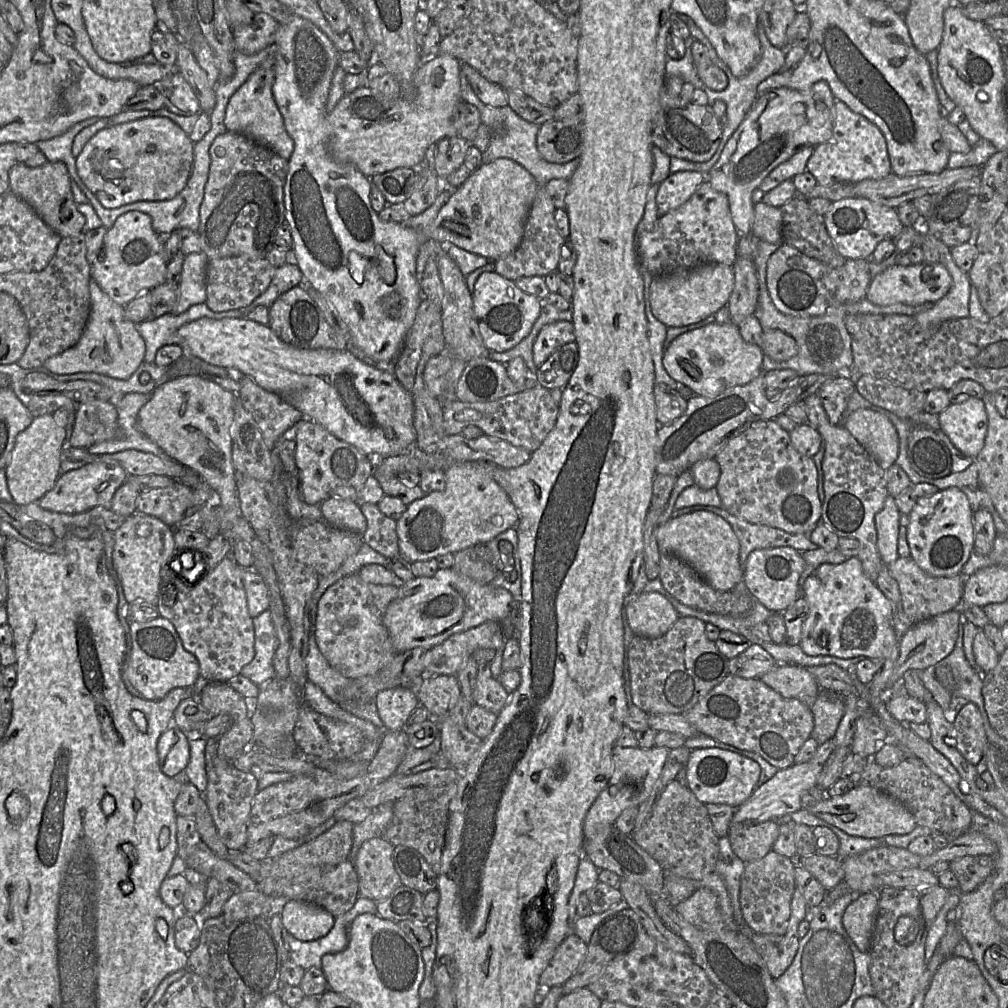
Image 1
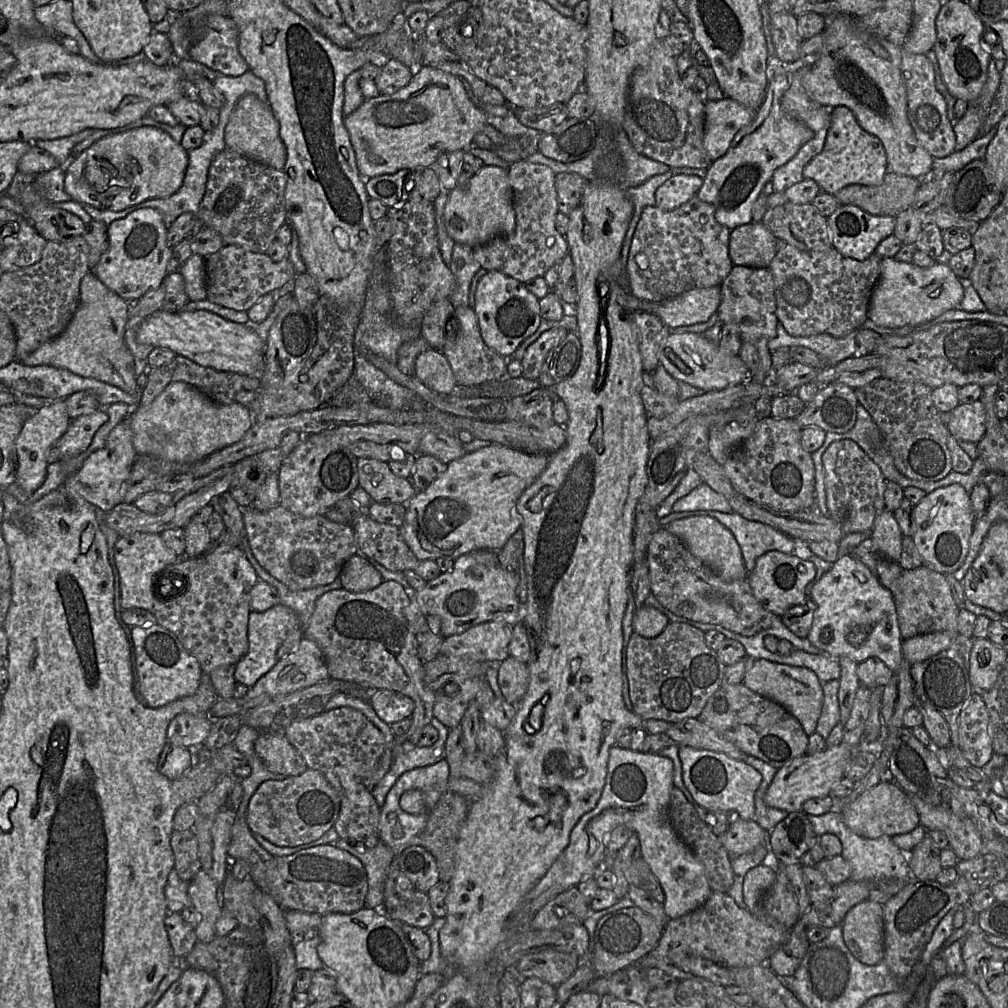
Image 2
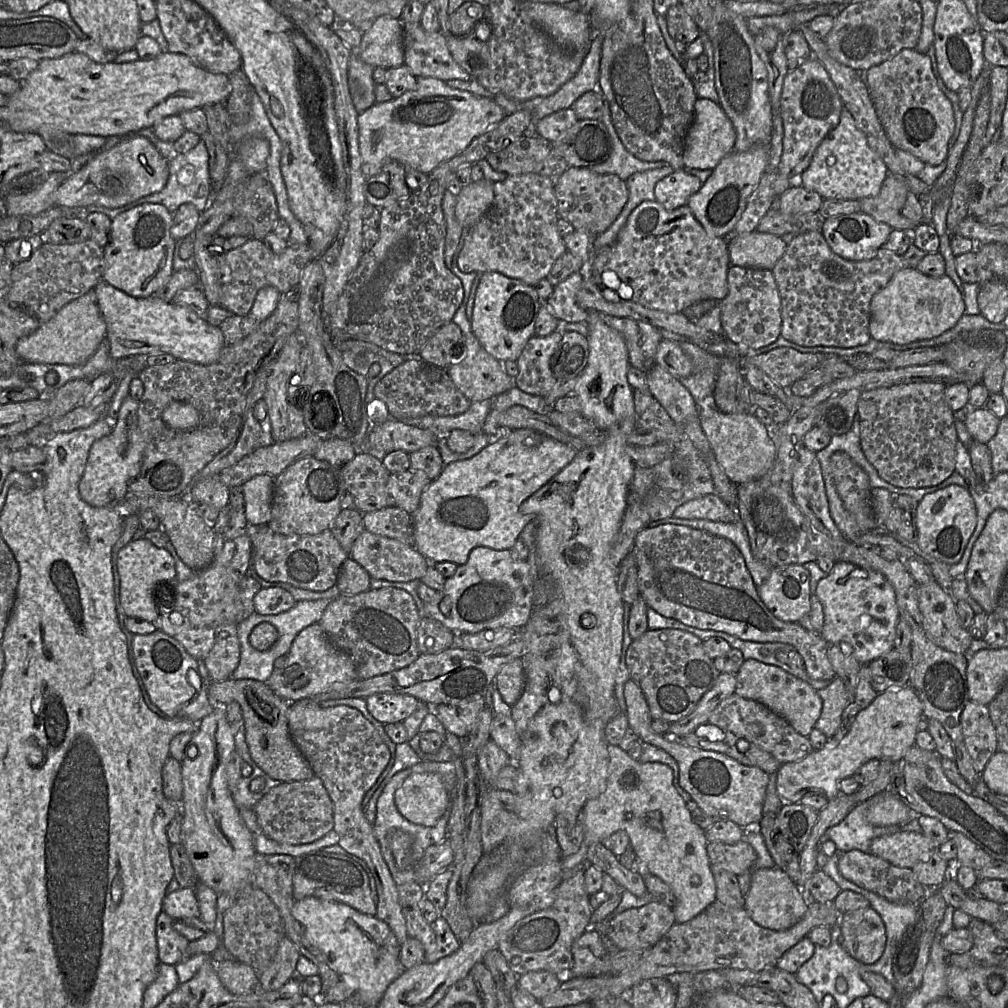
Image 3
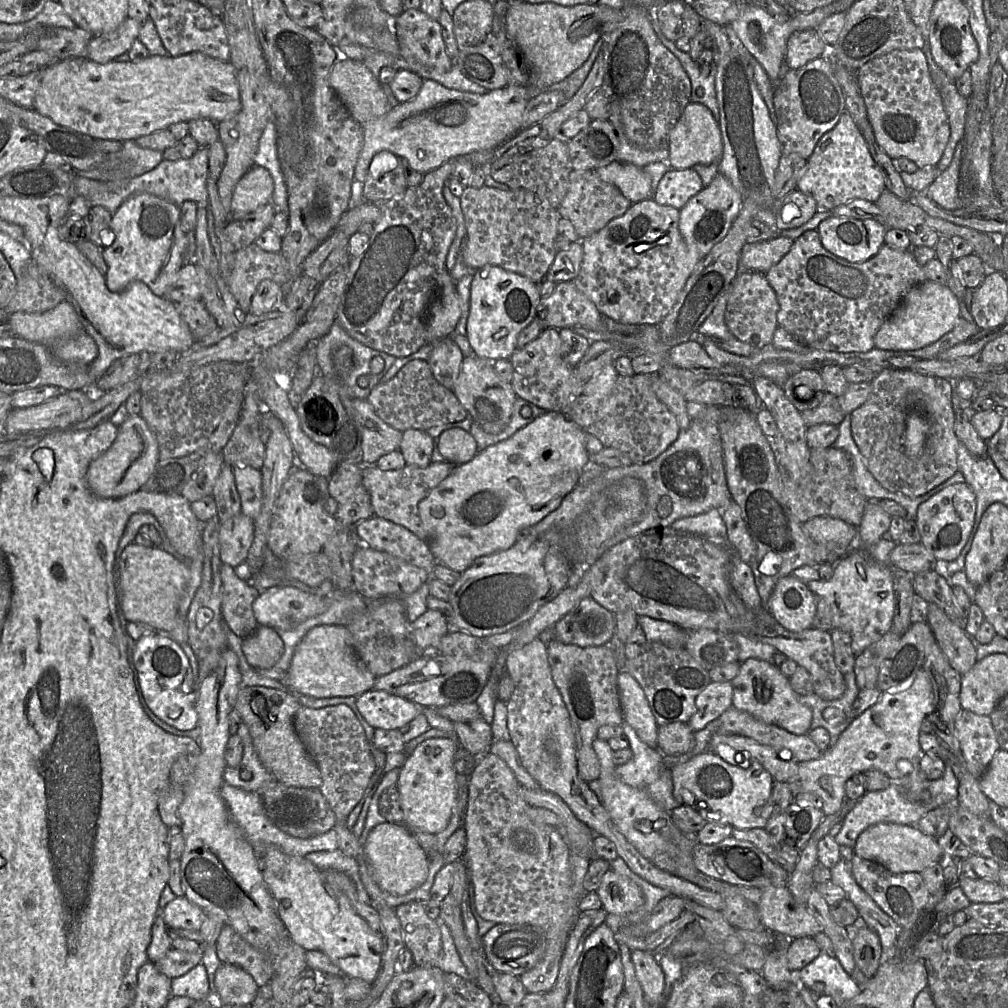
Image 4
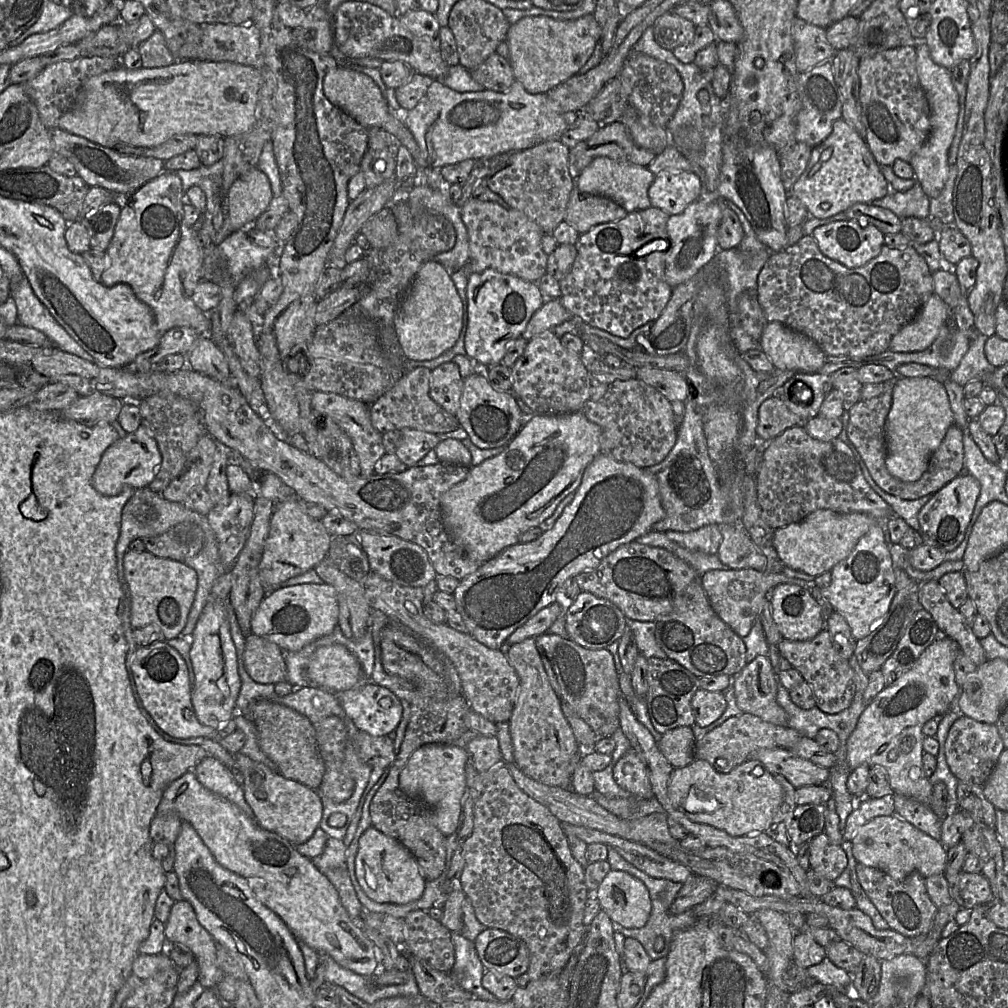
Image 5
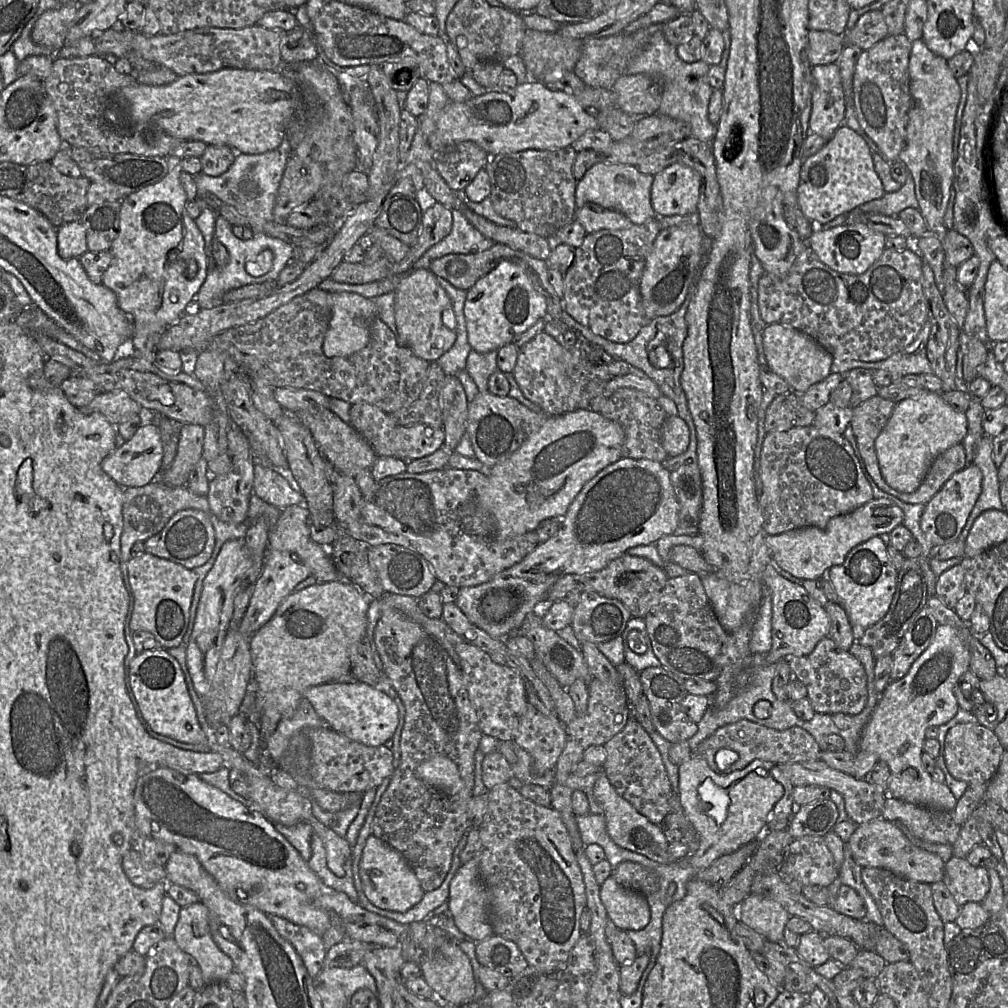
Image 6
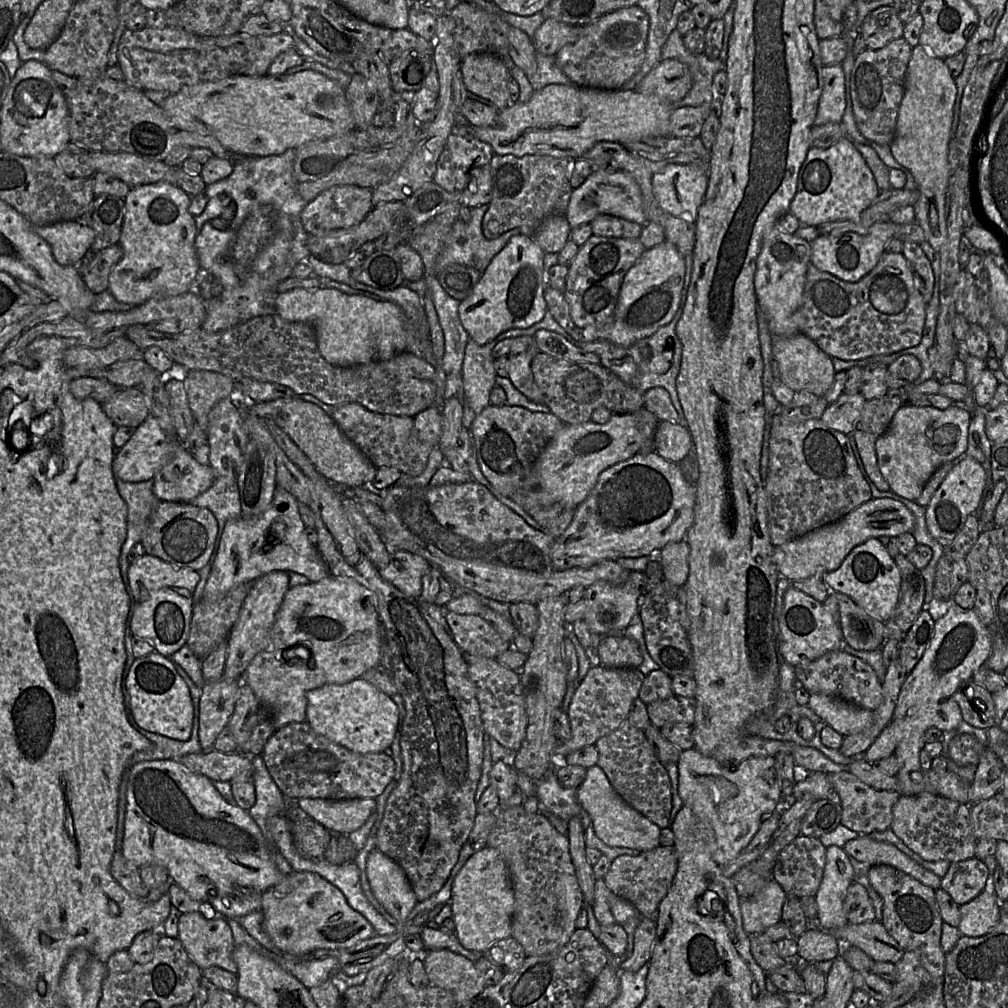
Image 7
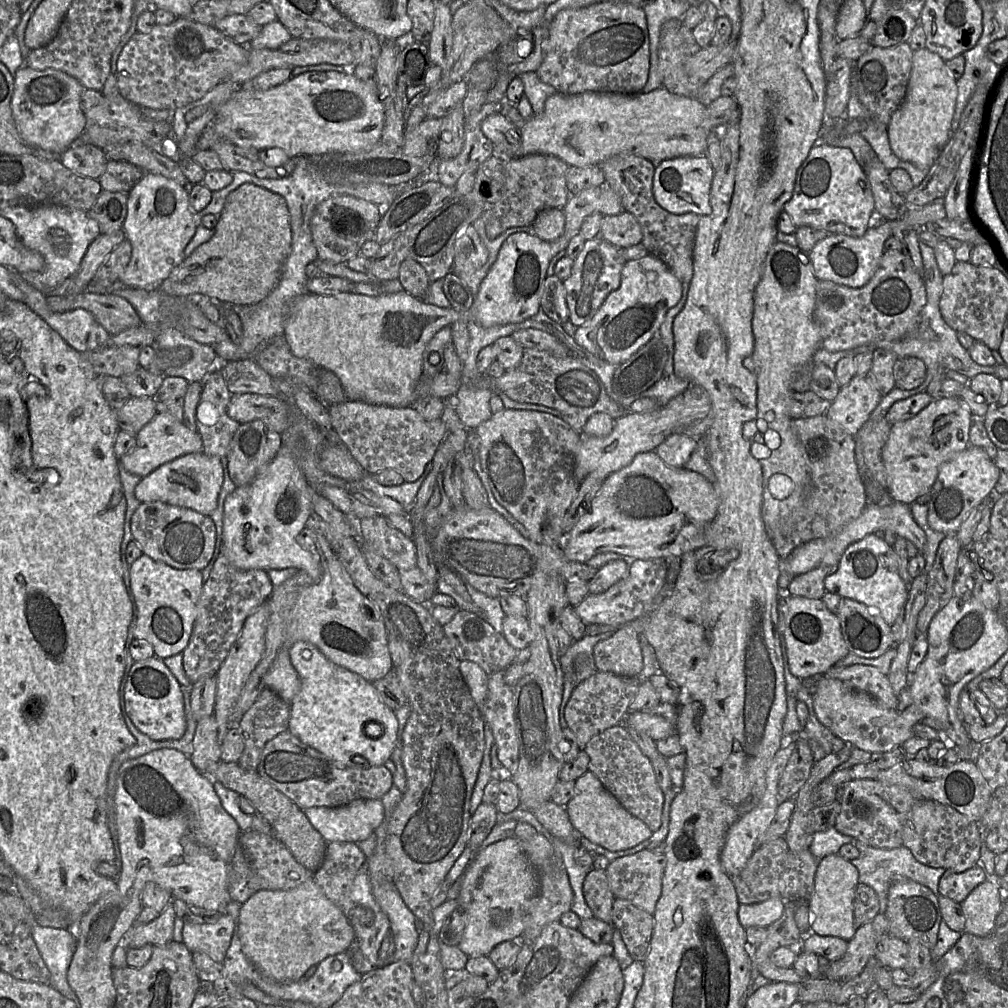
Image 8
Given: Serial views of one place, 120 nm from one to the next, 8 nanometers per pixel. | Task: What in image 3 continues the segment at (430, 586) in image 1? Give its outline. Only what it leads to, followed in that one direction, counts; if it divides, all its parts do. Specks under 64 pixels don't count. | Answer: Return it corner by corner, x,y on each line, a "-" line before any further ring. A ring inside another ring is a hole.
486,547
474,548
468,557
465,564
458,566
454,575
445,580
444,588
441,591
437,591
436,596
427,603
424,603
423,615
441,622
444,626
455,633
470,633
476,634
487,629
496,629
499,627
511,627
515,629
523,628
530,618
531,613
534,610
533,606
533,578
531,575
530,566
527,561
520,561
515,559
510,550
495,551

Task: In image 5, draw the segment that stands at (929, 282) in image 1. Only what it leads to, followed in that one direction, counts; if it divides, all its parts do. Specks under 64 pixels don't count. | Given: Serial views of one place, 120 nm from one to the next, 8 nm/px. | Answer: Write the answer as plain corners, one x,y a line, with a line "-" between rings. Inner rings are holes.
931,294
915,318
892,338
889,350
920,352
927,349
950,319
950,307
938,295

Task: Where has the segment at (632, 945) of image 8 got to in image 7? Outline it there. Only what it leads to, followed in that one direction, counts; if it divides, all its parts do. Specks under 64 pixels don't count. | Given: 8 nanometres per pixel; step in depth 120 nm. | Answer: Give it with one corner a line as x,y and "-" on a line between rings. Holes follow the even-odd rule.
641,917
634,932
634,949
629,958
619,960
621,971
638,971
652,956
656,937
656,922
649,917

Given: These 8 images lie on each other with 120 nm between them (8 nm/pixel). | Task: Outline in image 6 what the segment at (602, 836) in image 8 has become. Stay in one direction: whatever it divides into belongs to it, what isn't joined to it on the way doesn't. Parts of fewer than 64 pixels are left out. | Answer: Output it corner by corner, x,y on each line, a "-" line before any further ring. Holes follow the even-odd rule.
601,771
594,784
594,796
603,810
606,830
610,838
618,846
642,854
660,864
670,864
667,849
669,842
664,834
662,825
652,823
647,817
639,813
627,800
621,797
604,771

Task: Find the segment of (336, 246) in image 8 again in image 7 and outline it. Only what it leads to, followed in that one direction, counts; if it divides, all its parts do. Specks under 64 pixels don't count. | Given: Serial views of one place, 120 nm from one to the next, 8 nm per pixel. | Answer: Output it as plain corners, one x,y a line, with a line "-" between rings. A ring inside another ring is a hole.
357,185
332,186
309,201
301,212
301,222
309,235
324,233
359,224
373,209
372,189

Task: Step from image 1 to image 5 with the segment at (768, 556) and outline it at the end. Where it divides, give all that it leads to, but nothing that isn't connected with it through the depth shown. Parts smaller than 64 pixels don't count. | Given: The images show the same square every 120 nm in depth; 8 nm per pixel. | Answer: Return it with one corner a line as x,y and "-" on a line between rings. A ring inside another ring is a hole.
779,584
770,593
770,606
783,639
807,641
826,629
821,609
807,588

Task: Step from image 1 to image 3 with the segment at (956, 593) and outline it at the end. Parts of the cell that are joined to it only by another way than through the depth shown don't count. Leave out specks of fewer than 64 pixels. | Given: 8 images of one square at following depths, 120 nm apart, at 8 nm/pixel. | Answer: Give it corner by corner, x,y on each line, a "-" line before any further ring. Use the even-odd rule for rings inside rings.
936,581
919,585
919,610
927,637
944,650
965,654
973,637
963,628
956,611
956,600

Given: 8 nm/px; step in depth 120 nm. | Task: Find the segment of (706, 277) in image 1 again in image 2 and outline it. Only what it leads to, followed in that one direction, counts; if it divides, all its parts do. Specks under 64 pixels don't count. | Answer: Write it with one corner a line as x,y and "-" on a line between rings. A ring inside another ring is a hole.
721,285
709,288
694,288
679,296
659,303
656,306
656,311
648,313
655,313
661,321
671,329
706,322
714,313
717,312
720,302

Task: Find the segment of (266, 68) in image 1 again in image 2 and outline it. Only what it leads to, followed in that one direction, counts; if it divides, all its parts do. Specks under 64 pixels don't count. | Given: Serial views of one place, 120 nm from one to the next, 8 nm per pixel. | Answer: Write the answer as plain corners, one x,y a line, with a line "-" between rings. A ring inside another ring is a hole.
254,94
240,98
225,127
226,148
250,160
283,170
287,152
279,133
279,123
267,101
261,101

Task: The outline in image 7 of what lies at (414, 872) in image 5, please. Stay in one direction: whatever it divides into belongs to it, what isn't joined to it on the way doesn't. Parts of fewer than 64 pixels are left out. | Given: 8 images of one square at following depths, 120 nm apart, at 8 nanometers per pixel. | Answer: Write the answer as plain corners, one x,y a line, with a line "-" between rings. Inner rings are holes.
375,848
367,857
366,874
381,906
398,922
406,921
418,901
404,870

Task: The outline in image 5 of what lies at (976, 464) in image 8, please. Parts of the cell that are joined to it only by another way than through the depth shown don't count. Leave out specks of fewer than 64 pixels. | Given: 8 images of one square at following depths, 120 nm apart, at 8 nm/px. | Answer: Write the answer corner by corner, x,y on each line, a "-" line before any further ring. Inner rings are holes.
968,474
955,477
934,493
918,513
923,544
947,552
957,548
965,536
965,531
971,520
980,490
981,485
979,481
971,474

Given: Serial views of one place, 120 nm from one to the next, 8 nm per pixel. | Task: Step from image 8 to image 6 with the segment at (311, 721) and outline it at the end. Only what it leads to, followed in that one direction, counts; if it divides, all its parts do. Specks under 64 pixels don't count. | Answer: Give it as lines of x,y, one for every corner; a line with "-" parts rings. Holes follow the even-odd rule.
357,680
310,687
304,693
304,698
328,723
329,728
367,746
384,745
393,737
399,723
399,711
395,701
385,692

